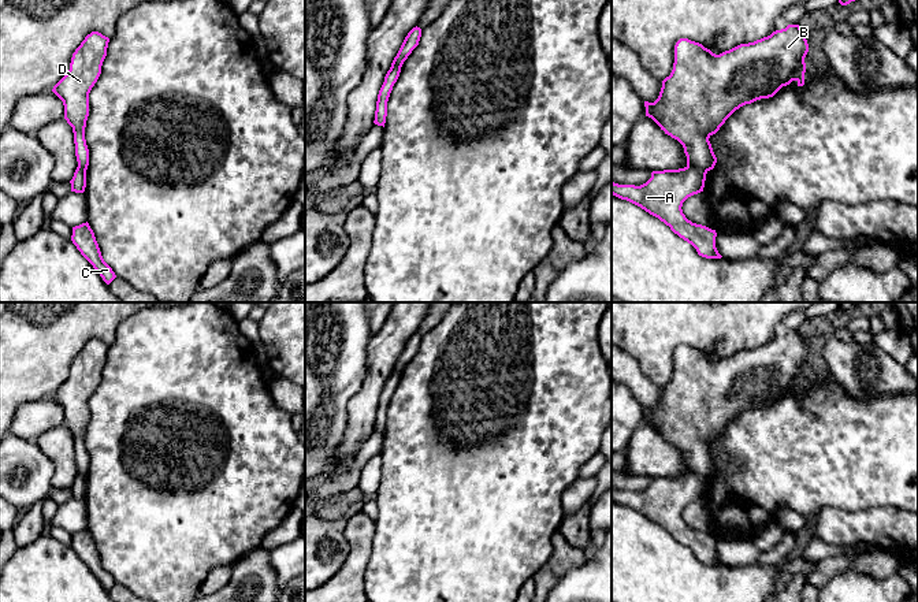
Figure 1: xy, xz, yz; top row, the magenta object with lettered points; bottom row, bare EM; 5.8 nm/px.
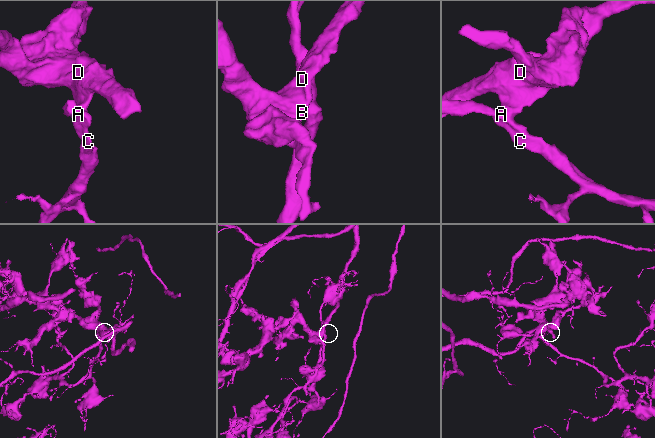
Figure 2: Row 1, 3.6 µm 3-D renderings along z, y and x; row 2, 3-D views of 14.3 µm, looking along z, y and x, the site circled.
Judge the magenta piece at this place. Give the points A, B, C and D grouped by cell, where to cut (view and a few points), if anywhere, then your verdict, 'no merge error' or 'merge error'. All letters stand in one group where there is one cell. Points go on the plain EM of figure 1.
groups A C / B D; cut yz (688, 446), (701, 459), (699, 471), (707, 476); merge error

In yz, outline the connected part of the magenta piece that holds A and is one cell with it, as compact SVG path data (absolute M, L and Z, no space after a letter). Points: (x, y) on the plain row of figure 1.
M691 447L683 454L687 462L684 475L653 477L651 484L640 493L612 488L612 501L658 524L674 540L691 550L699 562L721 565L716 554L716 536L692 529L683 520L683 509L703 498L707 480L699 469L702 462L699 454Z

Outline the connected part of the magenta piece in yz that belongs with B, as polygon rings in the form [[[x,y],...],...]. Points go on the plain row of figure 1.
[[[799,331],[720,361],[680,345],[673,376],[662,387],[658,405],[644,408],[646,423],[683,453],[694,449],[702,458],[700,473],[710,477],[717,464],[709,445],[740,413],[773,404],[792,387],[803,393],[807,358]]]

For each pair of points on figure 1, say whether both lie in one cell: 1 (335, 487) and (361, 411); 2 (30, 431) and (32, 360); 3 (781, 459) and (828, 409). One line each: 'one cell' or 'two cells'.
1: two cells
2: two cells
3: one cell

